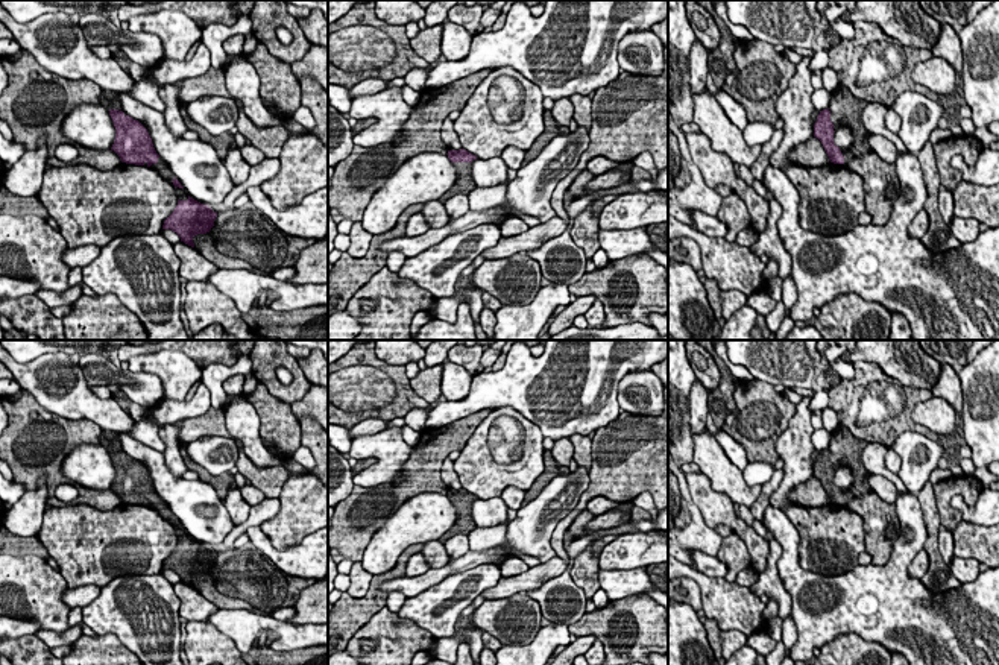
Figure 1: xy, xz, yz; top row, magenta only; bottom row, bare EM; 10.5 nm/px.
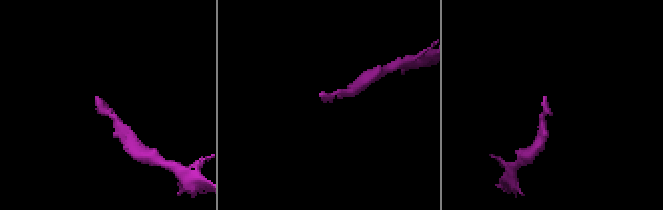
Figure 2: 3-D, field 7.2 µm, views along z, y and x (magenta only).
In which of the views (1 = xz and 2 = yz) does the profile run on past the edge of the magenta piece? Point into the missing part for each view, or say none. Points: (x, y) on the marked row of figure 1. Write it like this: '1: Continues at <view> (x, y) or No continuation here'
1: Continues at xz (463, 184)
2: Continues at yz (846, 110)

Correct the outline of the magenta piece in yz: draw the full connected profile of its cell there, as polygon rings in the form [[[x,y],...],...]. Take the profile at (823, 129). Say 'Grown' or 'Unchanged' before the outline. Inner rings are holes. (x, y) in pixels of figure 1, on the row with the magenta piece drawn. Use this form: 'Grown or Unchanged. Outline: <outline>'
Grown. Outline: [[[838,85],[830,93],[830,105],[820,111],[814,124],[814,137],[818,138],[834,164],[844,164],[844,156],[840,147],[834,143],[834,132],[840,126],[847,126],[855,138],[855,149],[864,155],[871,152],[868,138],[870,134],[864,126],[862,112],[867,106],[864,99],[856,99],[847,88]]]

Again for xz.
Grown. Outline: [[[465,149],[460,150],[448,150],[448,158],[455,167],[457,179],[455,184],[446,191],[439,202],[445,203],[455,194],[469,194],[477,185],[472,181],[472,165],[471,162],[477,159],[475,155],[469,153]]]

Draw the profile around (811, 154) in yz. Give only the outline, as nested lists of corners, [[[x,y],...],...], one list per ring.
[[[815,137],[808,140],[805,144],[796,146],[789,152],[789,158],[805,167],[823,167],[830,164],[821,141]]]

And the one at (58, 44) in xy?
[[[0,3],[0,21],[11,30],[20,47],[36,58],[47,71],[70,80],[90,79],[102,90],[129,93],[135,80],[114,58],[100,59],[90,49],[79,24],[64,12],[44,14],[29,23],[15,21]]]

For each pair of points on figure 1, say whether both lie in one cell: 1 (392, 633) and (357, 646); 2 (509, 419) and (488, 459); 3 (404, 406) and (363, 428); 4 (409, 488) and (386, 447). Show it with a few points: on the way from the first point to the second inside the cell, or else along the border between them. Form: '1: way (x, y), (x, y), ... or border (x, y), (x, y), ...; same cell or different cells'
1: way (383, 642), (366, 644); same cell
2: way (506, 428), (506, 441), (497, 450); same cell
3: border (387, 419), (365, 418), (349, 428); different cells
4: border (413, 447), (397, 482), (368, 486); different cells

